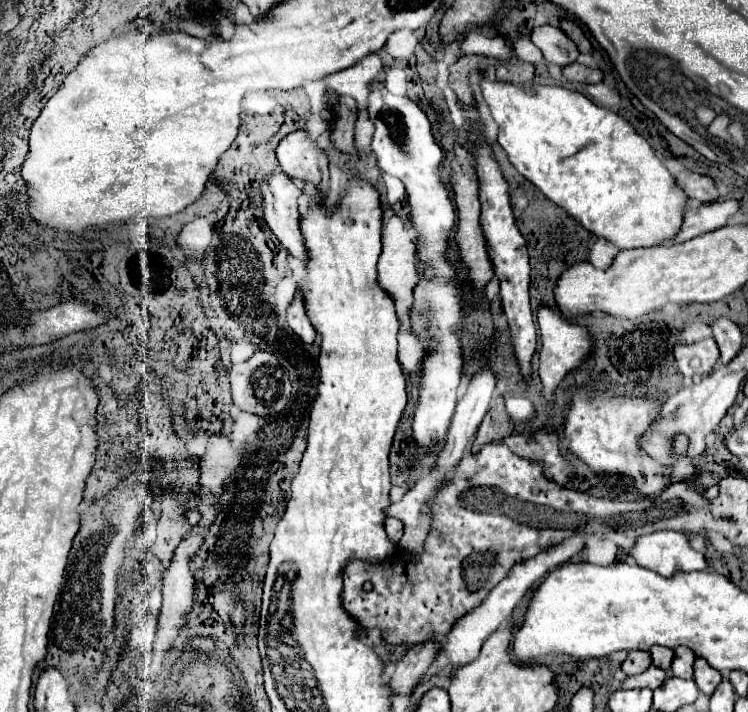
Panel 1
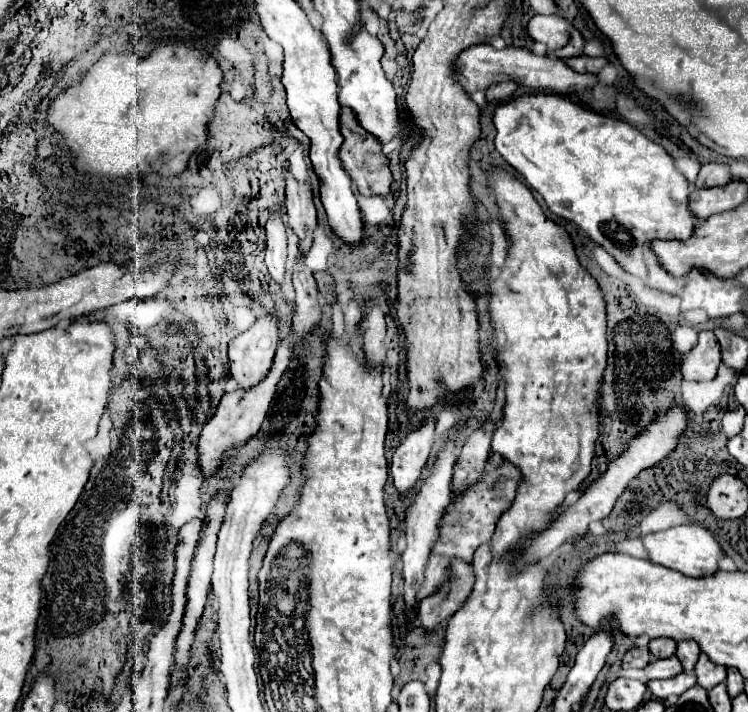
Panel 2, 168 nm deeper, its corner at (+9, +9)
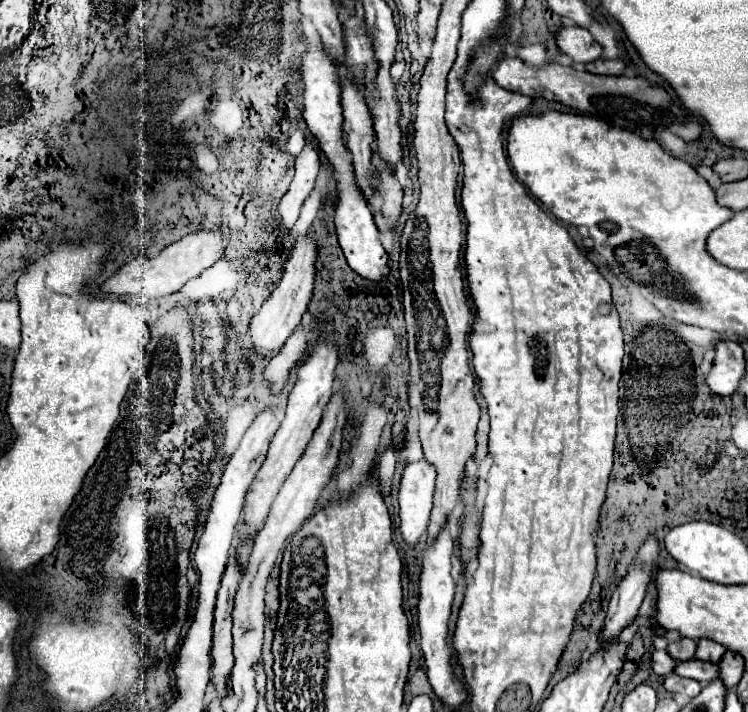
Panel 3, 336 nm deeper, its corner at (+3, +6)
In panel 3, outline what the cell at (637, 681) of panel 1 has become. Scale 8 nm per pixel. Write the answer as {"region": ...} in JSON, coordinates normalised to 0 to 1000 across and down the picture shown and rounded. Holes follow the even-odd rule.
{"region":[[[926,924],[921,930],[908,930],[902,938],[902,947],[916,949],[916,952],[929,952],[934,958],[951,958],[961,949],[961,935],[953,930]]]}

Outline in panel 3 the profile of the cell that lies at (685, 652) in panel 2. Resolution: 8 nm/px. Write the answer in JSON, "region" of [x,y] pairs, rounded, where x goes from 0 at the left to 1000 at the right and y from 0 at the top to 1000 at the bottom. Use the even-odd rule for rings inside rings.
{"region":[[[934,899],[932,904],[932,916],[929,916],[929,924],[934,927],[953,927],[953,930],[961,930],[967,924],[967,919],[972,916],[972,910],[967,904],[959,904],[956,899]]]}

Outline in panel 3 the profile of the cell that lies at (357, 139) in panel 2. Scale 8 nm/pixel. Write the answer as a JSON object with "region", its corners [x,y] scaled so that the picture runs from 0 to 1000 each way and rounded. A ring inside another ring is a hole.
{"region":[[[504,233],[504,247],[507,247],[507,258],[501,272],[493,278],[493,292],[499,298],[501,315],[509,326],[525,323],[533,312],[533,303],[539,298],[536,289],[536,278],[539,278],[539,264],[533,258],[533,253],[528,250],[528,244],[515,233]]]}

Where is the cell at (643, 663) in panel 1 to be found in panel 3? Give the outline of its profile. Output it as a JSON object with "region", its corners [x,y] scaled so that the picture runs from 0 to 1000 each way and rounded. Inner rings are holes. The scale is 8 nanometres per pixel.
{"region":[[[876,913],[873,916],[873,941],[881,949],[892,949],[902,941],[902,927],[892,919],[892,913]]]}

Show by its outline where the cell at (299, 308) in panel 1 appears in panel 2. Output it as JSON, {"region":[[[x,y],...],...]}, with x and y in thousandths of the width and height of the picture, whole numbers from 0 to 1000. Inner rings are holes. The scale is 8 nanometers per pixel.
{"region":[[[368,299],[360,310],[357,310],[357,378],[362,381],[365,392],[376,400],[378,397],[378,386],[384,381],[384,322],[378,316],[376,299]]]}

